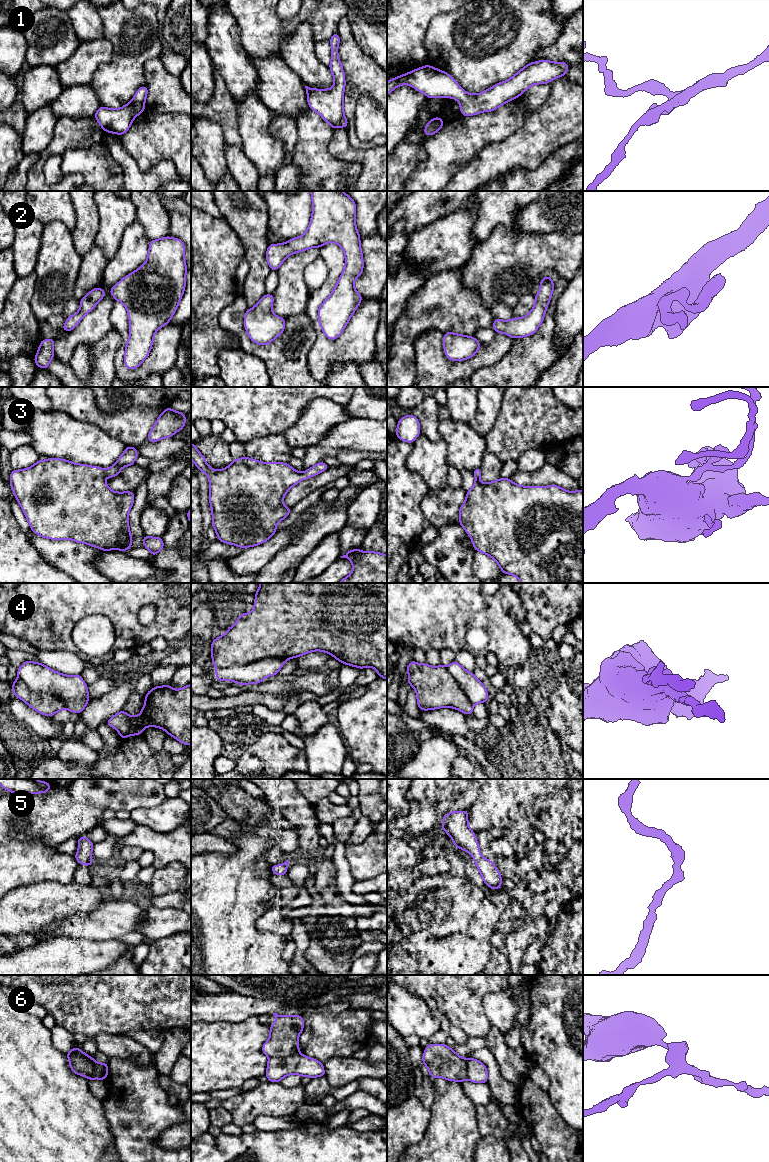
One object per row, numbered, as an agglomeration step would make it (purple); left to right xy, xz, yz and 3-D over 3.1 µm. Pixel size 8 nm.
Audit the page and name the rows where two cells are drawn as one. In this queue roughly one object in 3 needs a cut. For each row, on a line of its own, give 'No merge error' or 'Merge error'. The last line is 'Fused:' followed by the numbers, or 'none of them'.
1: No merge error
2: No merge error
3: No merge error
4: Merge error
5: No merge error
6: Merge error
Fused: 4, 6

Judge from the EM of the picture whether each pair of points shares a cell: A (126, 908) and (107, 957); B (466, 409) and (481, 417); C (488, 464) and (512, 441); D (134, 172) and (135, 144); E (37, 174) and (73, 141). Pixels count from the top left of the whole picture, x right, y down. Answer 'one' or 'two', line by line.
A: two
B: two
C: two
D: two
E: one

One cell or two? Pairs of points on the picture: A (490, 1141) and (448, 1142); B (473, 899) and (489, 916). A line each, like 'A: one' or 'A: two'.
A: two
B: two

